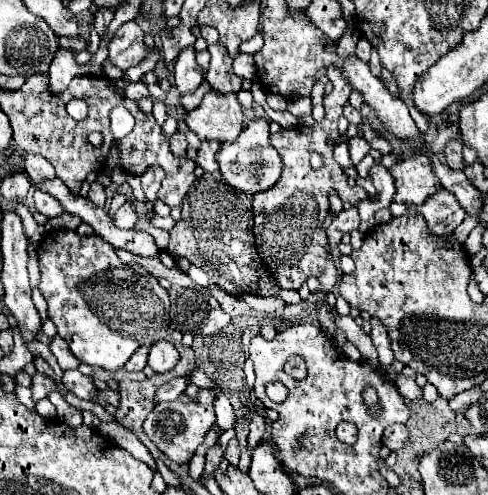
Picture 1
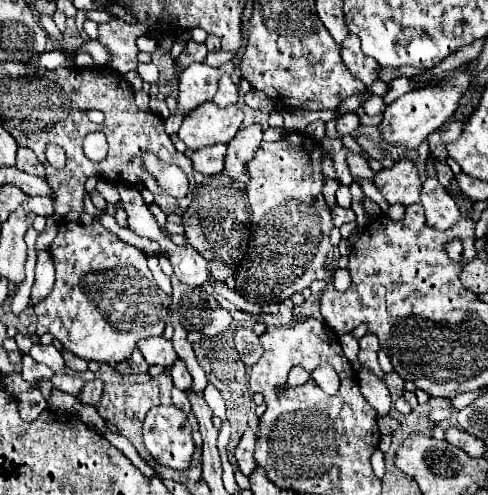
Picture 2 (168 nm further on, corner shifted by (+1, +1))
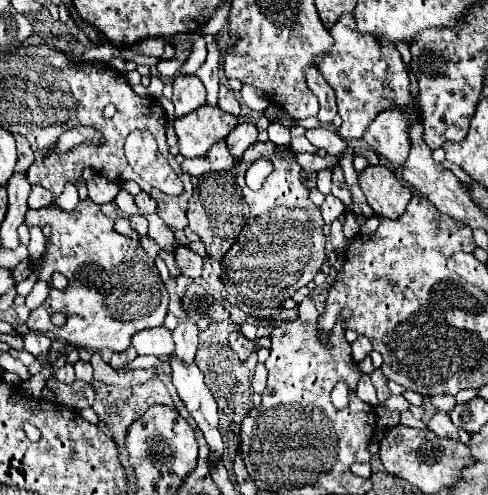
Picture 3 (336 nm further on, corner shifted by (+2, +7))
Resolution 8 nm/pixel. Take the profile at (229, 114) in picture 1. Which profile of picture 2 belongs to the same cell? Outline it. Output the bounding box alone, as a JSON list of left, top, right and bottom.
[177,102,243,150]

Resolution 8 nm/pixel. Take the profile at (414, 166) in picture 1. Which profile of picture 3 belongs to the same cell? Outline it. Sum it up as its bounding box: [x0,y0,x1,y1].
[358,166,412,220]

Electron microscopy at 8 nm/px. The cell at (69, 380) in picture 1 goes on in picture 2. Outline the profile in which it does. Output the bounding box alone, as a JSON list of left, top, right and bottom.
[29,342,67,374]

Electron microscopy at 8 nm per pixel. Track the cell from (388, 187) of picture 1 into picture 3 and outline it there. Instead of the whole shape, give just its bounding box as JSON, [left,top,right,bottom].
[306,126,348,156]

